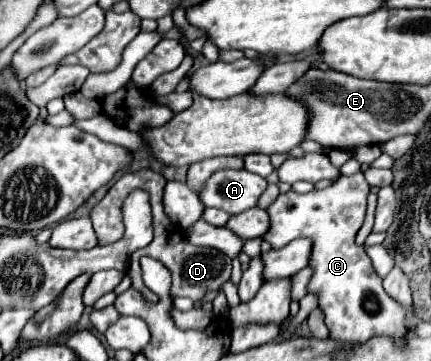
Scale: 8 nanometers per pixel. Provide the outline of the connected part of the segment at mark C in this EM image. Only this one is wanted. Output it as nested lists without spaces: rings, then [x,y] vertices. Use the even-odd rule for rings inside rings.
[[[363,173],[351,177],[339,177],[339,181],[327,189],[317,189],[311,193],[279,193],[279,197],[267,207],[271,227],[263,239],[279,249],[291,239],[309,237],[313,239],[311,267],[315,269],[309,283],[309,291],[319,295],[319,307],[325,313],[325,323],[329,327],[329,337],[341,343],[357,345],[365,343],[375,335],[389,335],[397,341],[407,337],[407,329],[413,325],[413,309],[403,309],[395,303],[383,289],[381,277],[373,271],[371,259],[365,247],[355,243],[355,235],[363,225],[367,211],[369,183]]]

